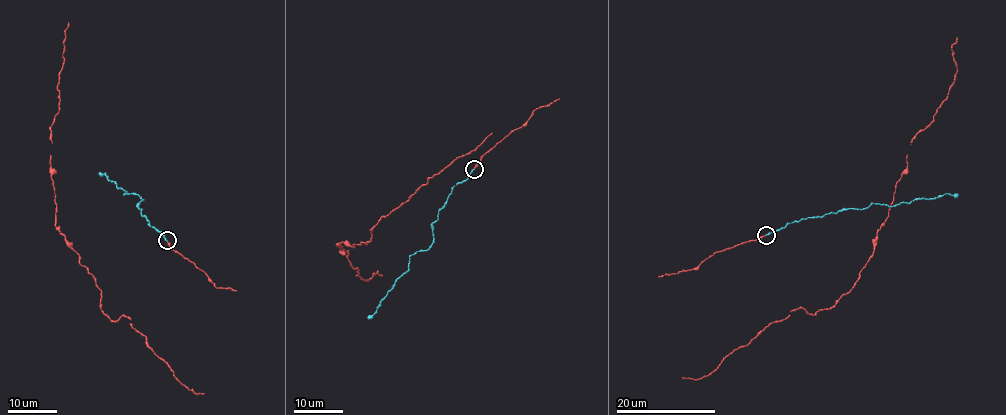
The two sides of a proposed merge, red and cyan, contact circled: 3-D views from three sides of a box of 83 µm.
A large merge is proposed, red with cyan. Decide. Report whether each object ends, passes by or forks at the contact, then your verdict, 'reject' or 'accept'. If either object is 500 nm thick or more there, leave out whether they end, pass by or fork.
red ends | cyan ends | accept

